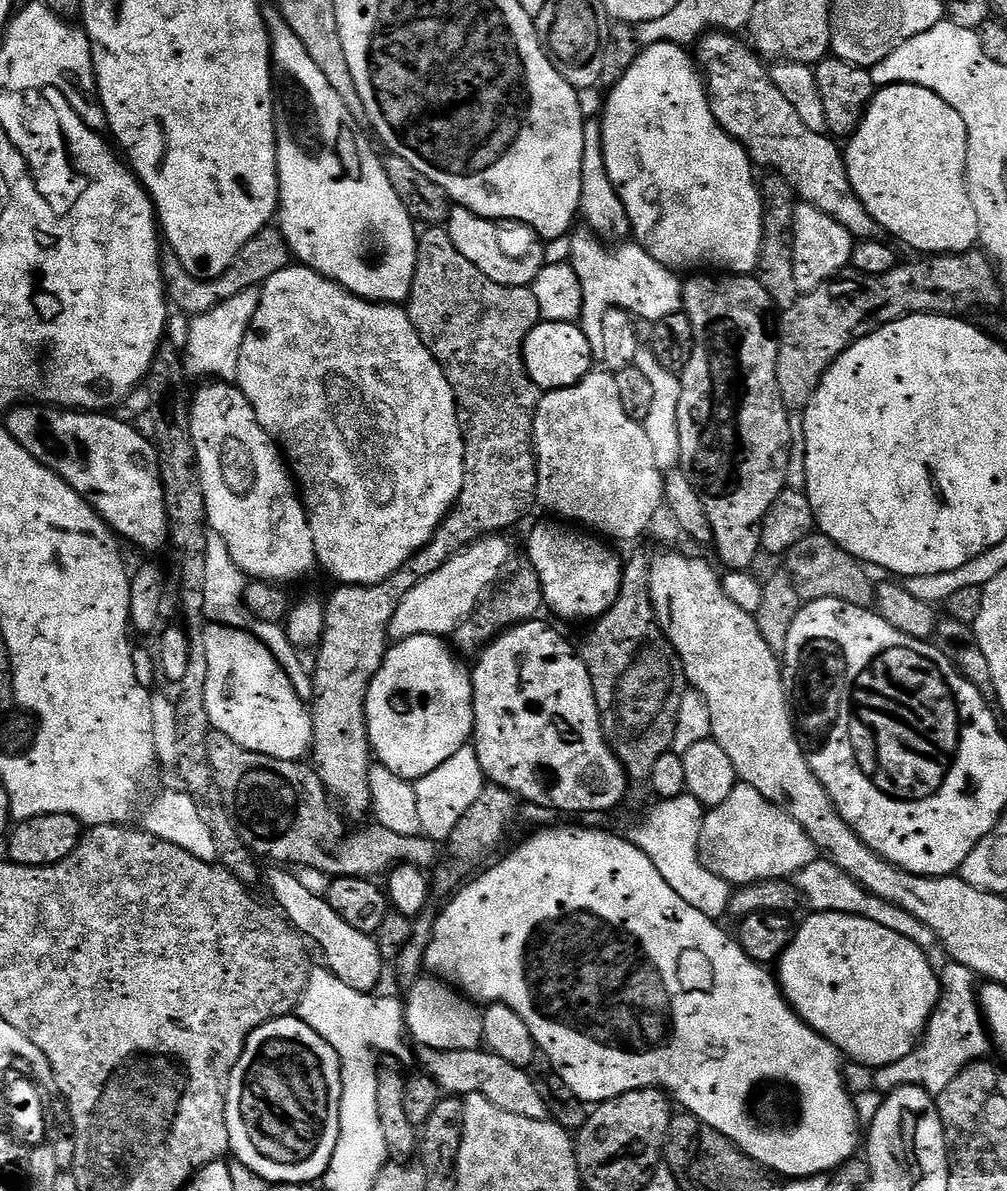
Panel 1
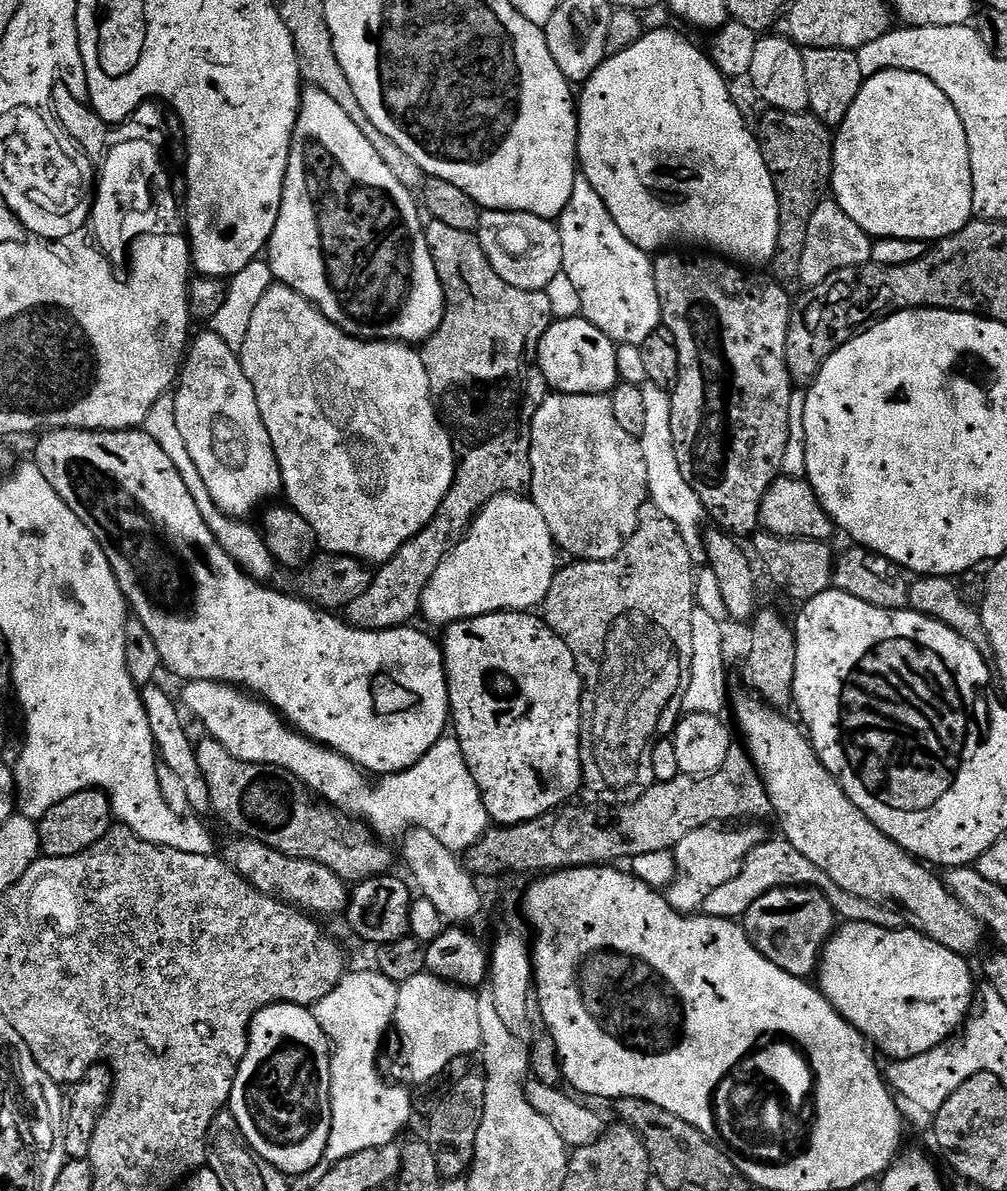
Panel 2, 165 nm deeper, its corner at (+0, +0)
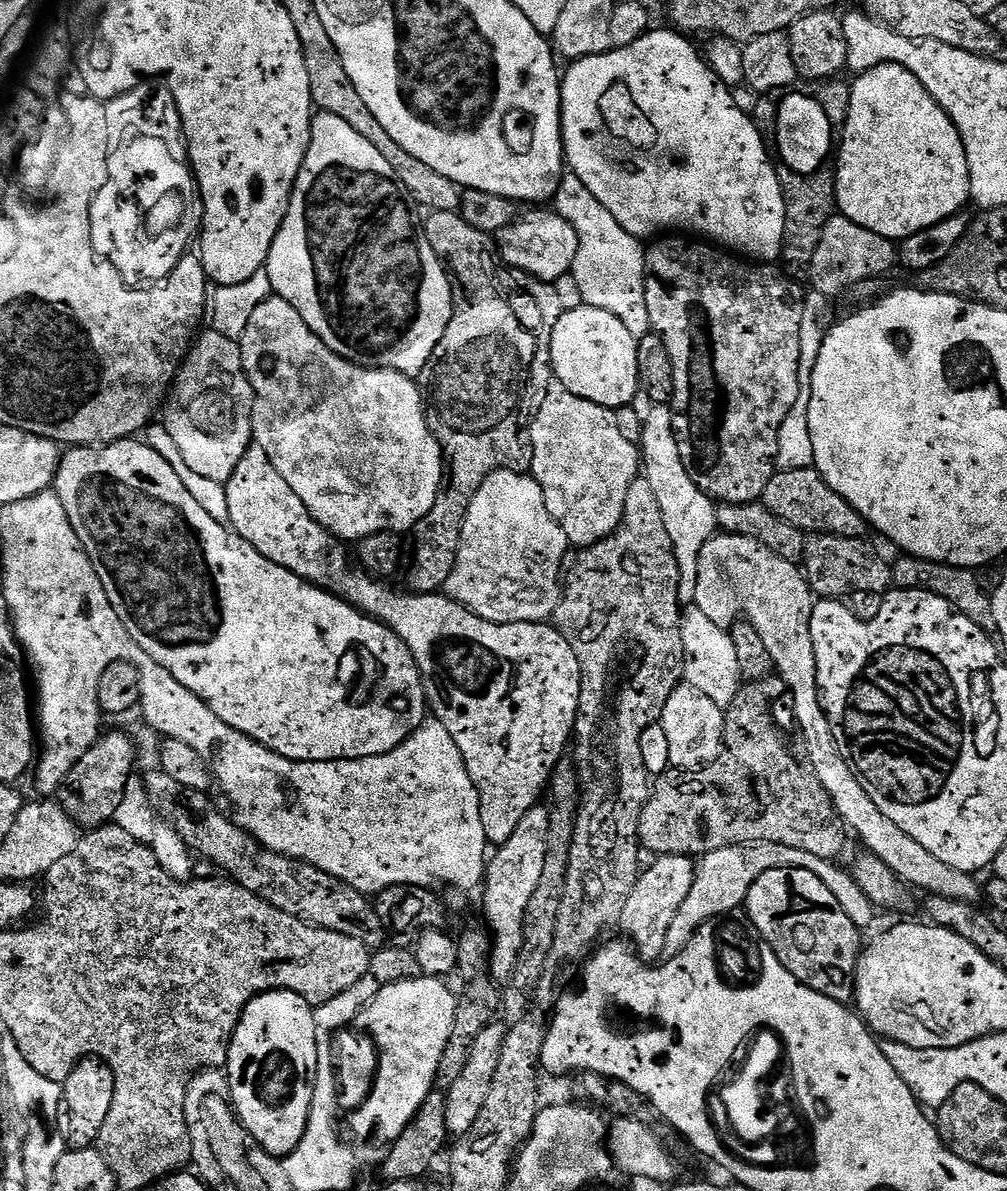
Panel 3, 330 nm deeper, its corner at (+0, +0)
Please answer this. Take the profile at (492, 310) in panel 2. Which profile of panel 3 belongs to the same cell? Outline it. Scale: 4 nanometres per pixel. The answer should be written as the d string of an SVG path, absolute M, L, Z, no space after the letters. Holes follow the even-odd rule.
M428 212L426 218L428 218L428 221L423 221L422 224L424 237L428 240L428 245L432 247L433 252L446 265L454 285L452 317L442 342L436 347L434 363L430 368L430 373L432 372L432 393L427 393L426 396L428 425L432 427L436 441L439 442L440 448L446 457L446 487L443 489L436 505L430 510L430 514L426 514L426 518L422 518L415 529L416 544L414 540L414 555L411 557L410 567L407 569L407 572L409 571L407 587L413 592L440 592L456 565L466 514L470 510L470 502L474 502L474 494L478 494L482 482L486 482L486 478L490 478L490 474L495 472L522 472L528 474L532 471L532 459L534 458L532 423L536 420L536 411L542 406L542 402L546 402L548 387L554 383L552 359L550 358L550 338L554 326L558 326L558 318L566 309L564 303L558 298L555 287L549 281L539 280L522 270L508 267L500 259L500 247L496 245L495 239L482 230L474 230L474 226L470 226L470 222L463 220L459 212Z

